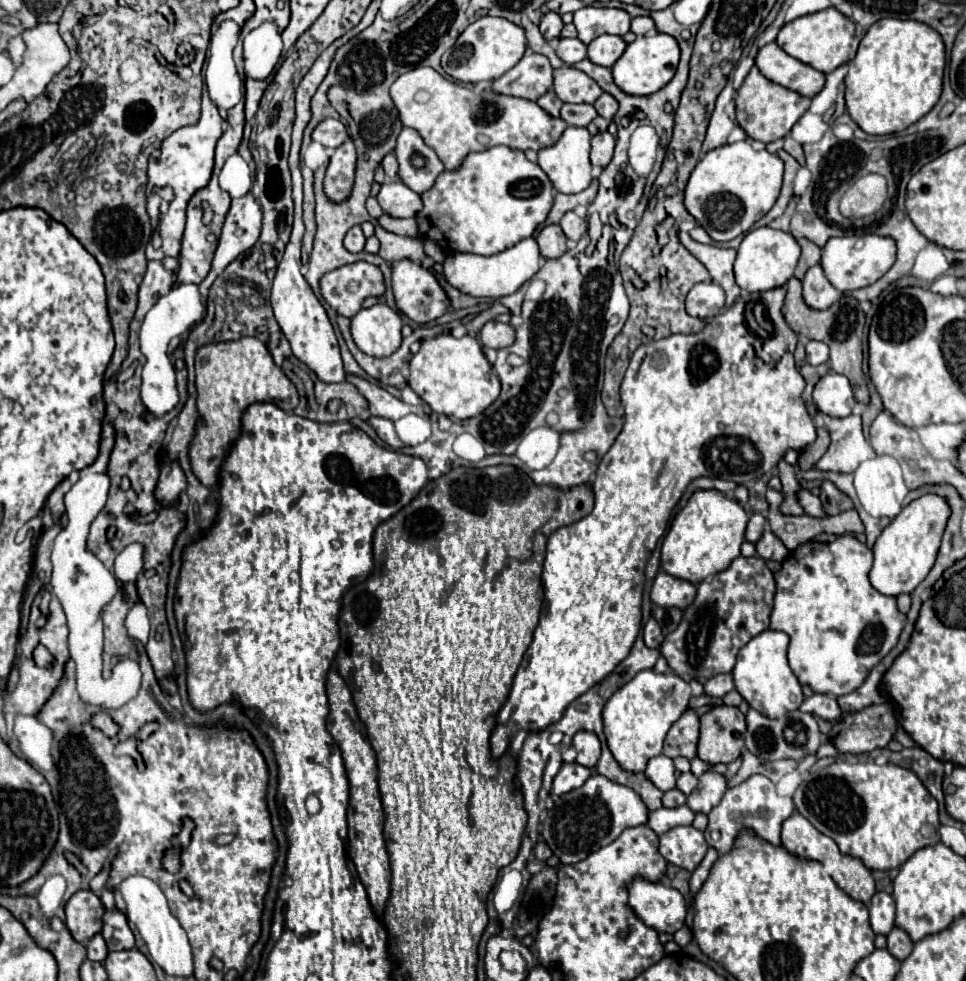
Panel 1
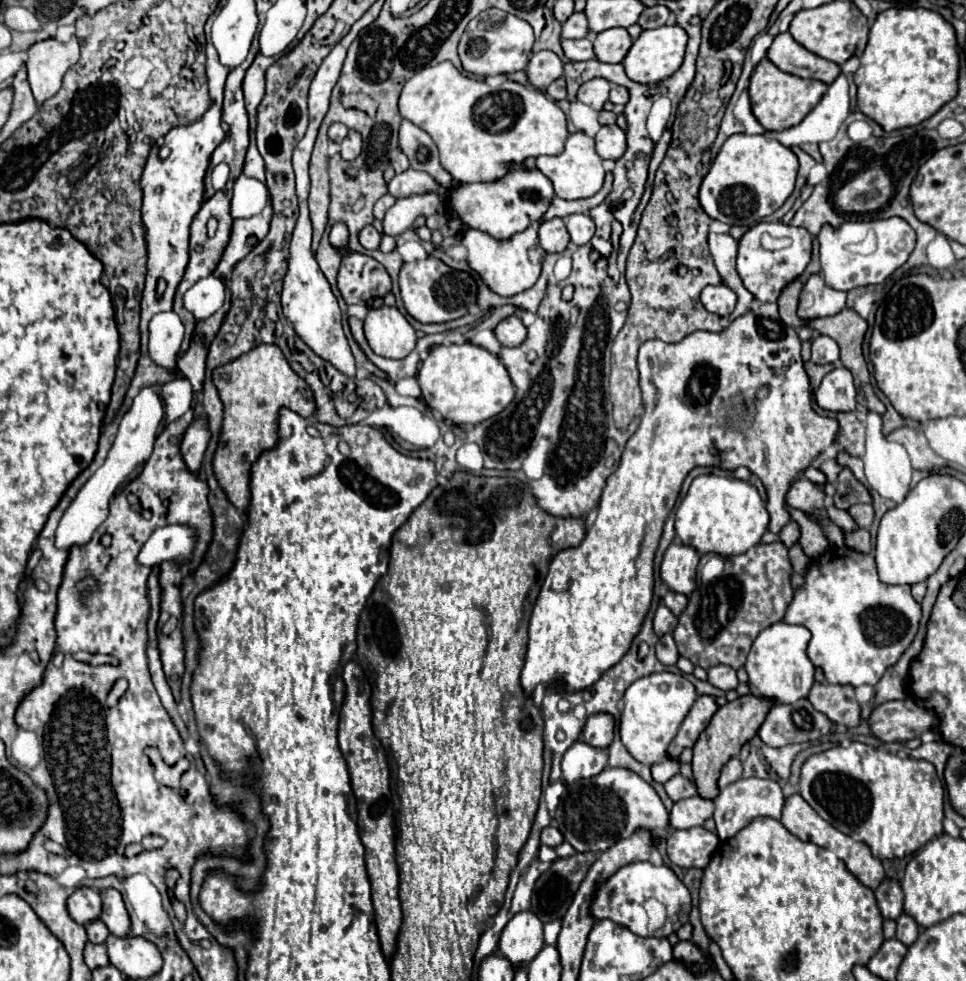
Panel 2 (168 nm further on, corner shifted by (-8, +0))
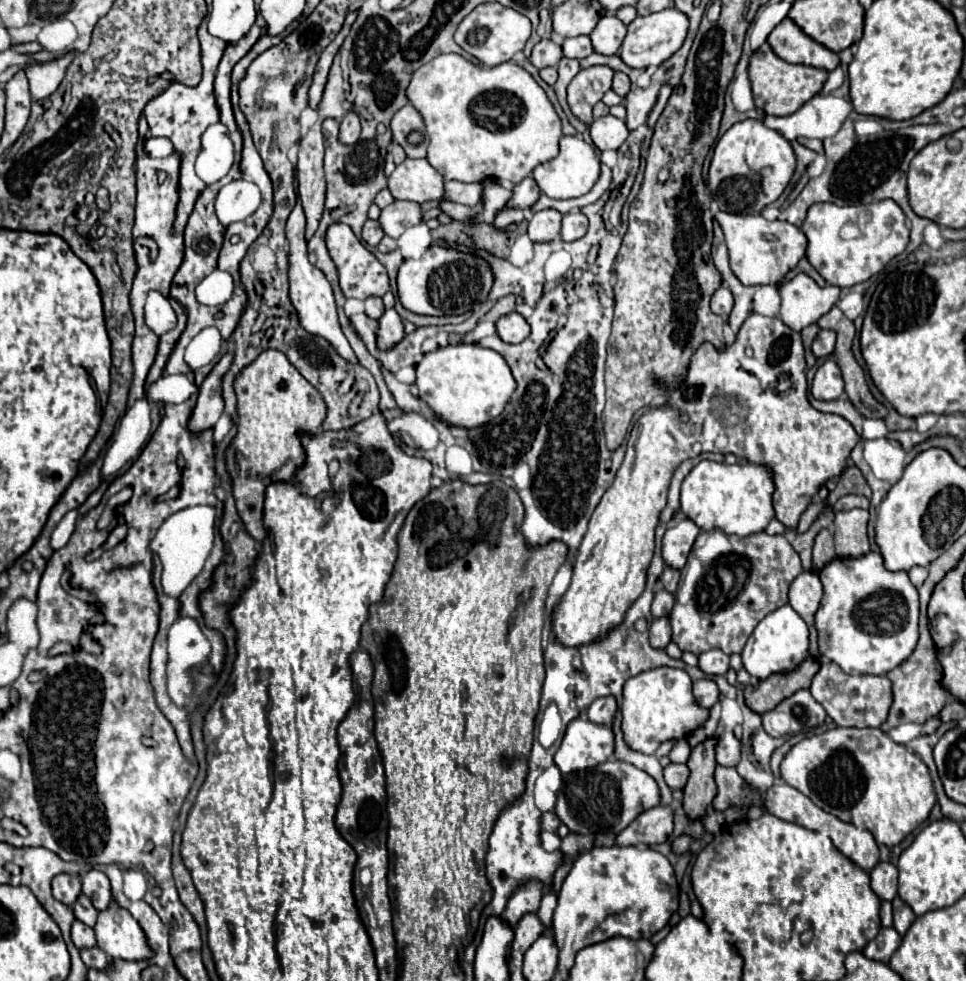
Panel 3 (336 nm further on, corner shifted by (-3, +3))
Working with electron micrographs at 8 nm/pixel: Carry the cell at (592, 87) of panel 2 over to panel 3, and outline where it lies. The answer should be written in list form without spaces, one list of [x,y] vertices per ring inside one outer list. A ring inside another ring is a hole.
[[[588,67],[582,69],[568,85],[568,103],[576,117],[592,123],[592,107],[604,97],[612,85],[614,71],[610,67]]]

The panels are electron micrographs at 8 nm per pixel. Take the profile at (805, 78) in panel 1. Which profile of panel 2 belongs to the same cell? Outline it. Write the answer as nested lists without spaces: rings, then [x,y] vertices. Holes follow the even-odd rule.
[[[789,32],[775,36],[771,48],[767,50],[767,58],[783,72],[801,78],[815,78],[825,84],[835,82],[835,78],[841,74],[841,68],[835,62],[809,52],[805,46],[795,42]]]

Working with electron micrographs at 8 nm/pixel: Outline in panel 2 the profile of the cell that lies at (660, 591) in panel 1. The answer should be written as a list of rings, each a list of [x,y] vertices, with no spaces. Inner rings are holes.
[[[671,542],[661,564],[661,578],[669,590],[681,592],[685,596],[693,592],[699,558],[701,556],[695,548],[681,542]]]

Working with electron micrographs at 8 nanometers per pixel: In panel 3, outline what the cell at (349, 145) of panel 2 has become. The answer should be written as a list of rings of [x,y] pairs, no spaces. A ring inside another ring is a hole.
[[[346,113],[346,117],[340,123],[340,143],[344,145],[354,145],[360,137],[360,119],[356,113]]]

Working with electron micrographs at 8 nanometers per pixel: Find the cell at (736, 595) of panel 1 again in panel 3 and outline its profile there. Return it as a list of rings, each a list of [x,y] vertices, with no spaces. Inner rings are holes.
[[[712,531],[708,533],[708,545],[714,545],[712,541],[718,545],[718,549],[722,549],[722,553],[716,555],[716,559],[702,563],[702,575],[696,579],[692,597],[686,601],[686,605],[676,601],[670,613],[672,641],[682,651],[690,651],[694,655],[700,655],[710,649],[720,649],[726,655],[734,655],[734,653],[742,653],[748,637],[762,621],[762,617],[788,603],[788,587],[794,581],[794,577],[802,573],[802,565],[798,553],[792,549],[790,541],[784,535],[766,535],[762,531],[738,539],[734,535],[724,535],[722,531]]]

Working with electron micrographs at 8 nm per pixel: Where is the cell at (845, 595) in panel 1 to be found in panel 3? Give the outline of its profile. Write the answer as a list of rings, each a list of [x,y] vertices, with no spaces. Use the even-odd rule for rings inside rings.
[[[878,551],[862,557],[836,557],[818,571],[824,595],[814,625],[818,629],[818,647],[822,657],[836,663],[846,675],[886,675],[898,667],[916,647],[918,641],[918,591],[906,573],[890,573],[882,569]]]

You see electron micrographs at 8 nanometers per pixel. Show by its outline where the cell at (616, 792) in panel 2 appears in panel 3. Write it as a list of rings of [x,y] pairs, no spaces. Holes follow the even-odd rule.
[[[608,759],[606,763],[594,769],[564,775],[554,811],[560,817],[560,821],[576,835],[616,835],[622,829],[626,829],[630,821],[634,821],[634,817],[638,817],[642,811],[658,805],[660,791],[656,781],[648,773],[636,769],[630,763]]]

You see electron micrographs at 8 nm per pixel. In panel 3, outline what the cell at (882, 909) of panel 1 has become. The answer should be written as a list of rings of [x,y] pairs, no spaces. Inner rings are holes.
[[[878,863],[870,871],[872,891],[882,901],[892,901],[898,895],[898,869],[892,863]]]

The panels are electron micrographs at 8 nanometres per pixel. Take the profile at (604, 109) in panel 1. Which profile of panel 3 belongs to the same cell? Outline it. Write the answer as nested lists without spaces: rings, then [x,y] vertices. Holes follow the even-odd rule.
[[[614,73],[614,81],[612,81],[612,91],[618,93],[620,97],[624,97],[630,91],[630,79],[624,73]]]

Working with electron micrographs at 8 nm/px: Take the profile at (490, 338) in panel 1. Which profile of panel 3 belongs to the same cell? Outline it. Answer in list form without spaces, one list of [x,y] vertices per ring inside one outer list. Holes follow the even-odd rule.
[[[516,311],[500,317],[496,321],[496,331],[498,331],[498,337],[506,343],[520,343],[530,335],[530,327],[528,327],[526,319],[522,315],[518,315]]]

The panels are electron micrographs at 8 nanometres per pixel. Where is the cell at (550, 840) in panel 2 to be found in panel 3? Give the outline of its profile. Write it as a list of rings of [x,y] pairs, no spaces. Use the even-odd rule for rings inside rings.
[[[548,811],[548,813],[542,815],[540,827],[542,827],[542,831],[552,831],[552,833],[554,833],[554,831],[560,827],[560,819],[556,817],[554,811]]]

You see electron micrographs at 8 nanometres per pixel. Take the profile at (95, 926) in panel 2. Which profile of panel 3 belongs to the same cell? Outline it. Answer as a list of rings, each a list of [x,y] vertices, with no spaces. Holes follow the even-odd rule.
[[[82,895],[82,897],[78,897],[78,901],[74,903],[74,915],[76,915],[76,919],[78,921],[82,921],[82,923],[86,923],[88,927],[94,927],[96,925],[96,917],[98,917],[98,911],[94,909],[94,905],[90,903],[90,899],[86,897],[86,895]]]

